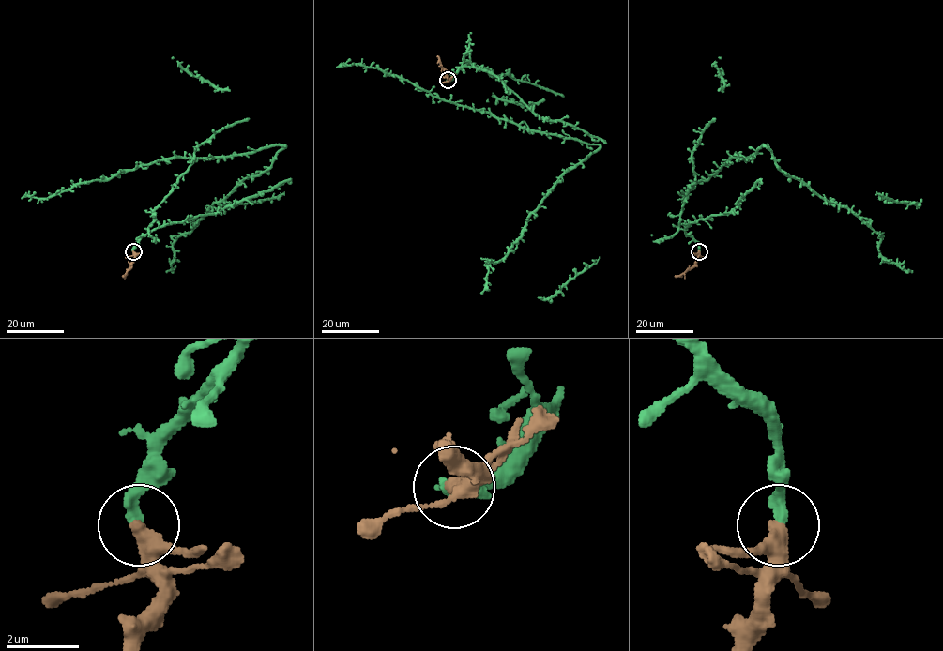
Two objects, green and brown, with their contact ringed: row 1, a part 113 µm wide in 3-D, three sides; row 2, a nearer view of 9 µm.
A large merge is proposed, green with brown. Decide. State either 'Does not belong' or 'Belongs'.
Belongs

